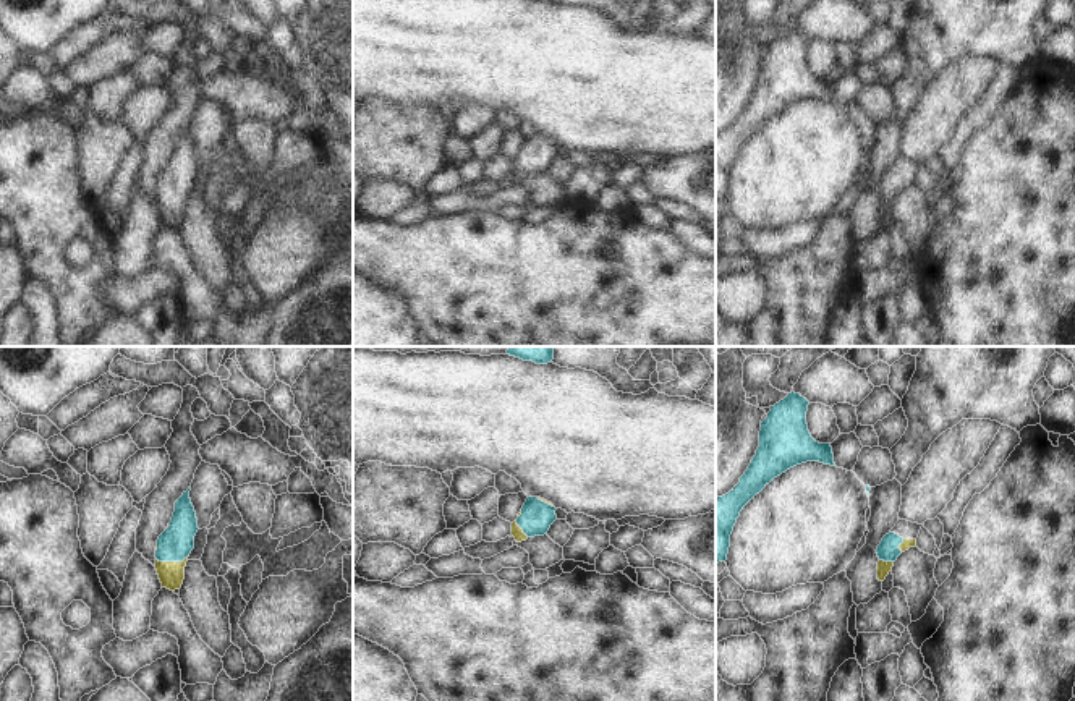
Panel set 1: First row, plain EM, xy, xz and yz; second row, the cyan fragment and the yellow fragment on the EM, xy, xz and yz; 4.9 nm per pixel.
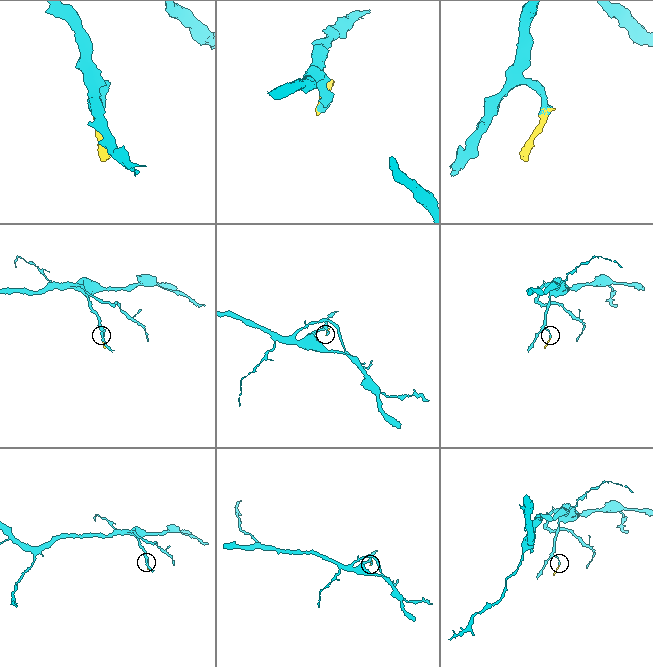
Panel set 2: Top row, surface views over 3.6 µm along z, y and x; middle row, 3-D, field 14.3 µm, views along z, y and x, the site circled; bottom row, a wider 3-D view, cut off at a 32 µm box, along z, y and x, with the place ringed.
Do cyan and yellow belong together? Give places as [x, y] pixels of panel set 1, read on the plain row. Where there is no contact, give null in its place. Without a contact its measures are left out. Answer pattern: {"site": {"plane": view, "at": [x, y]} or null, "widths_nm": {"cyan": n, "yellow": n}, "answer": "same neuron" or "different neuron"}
{"site": {"plane": "xy", "at": [172, 198]}, "widths_nm": {"cyan": 170, "yellow": 130}, "answer": "same neuron"}

